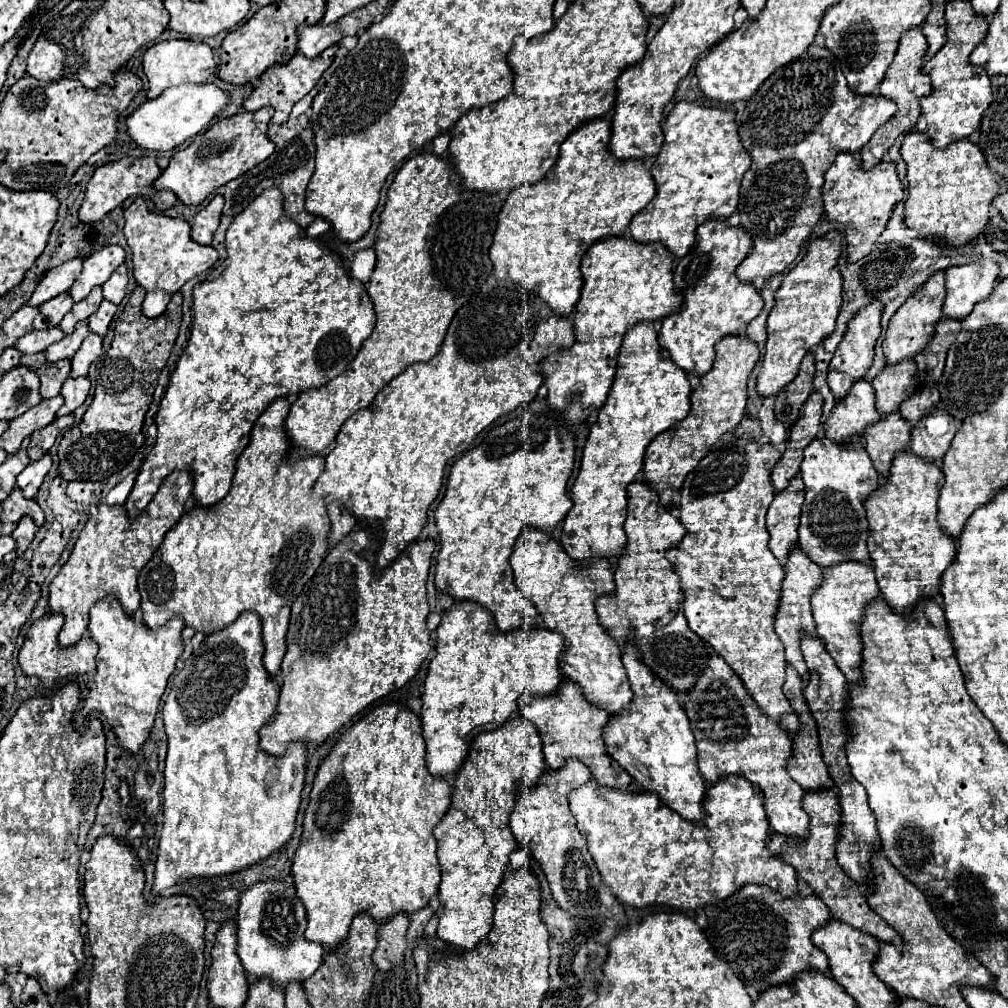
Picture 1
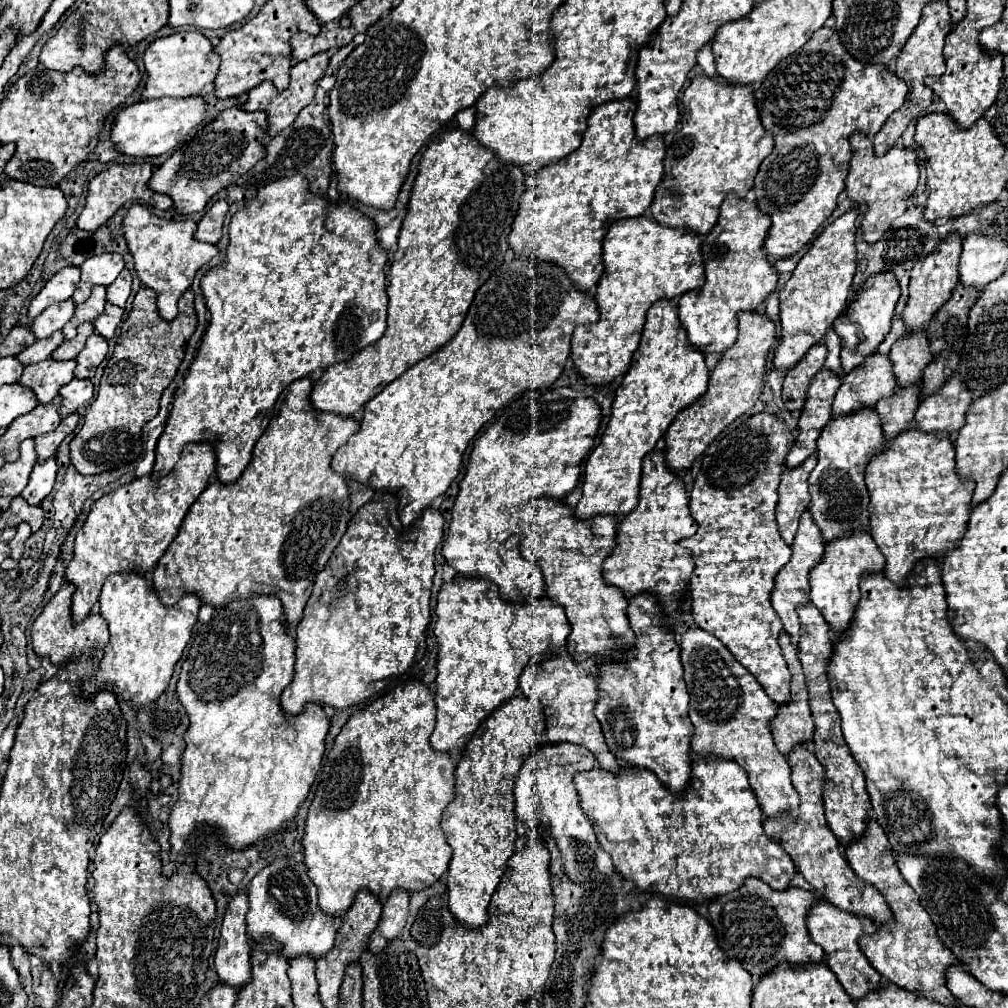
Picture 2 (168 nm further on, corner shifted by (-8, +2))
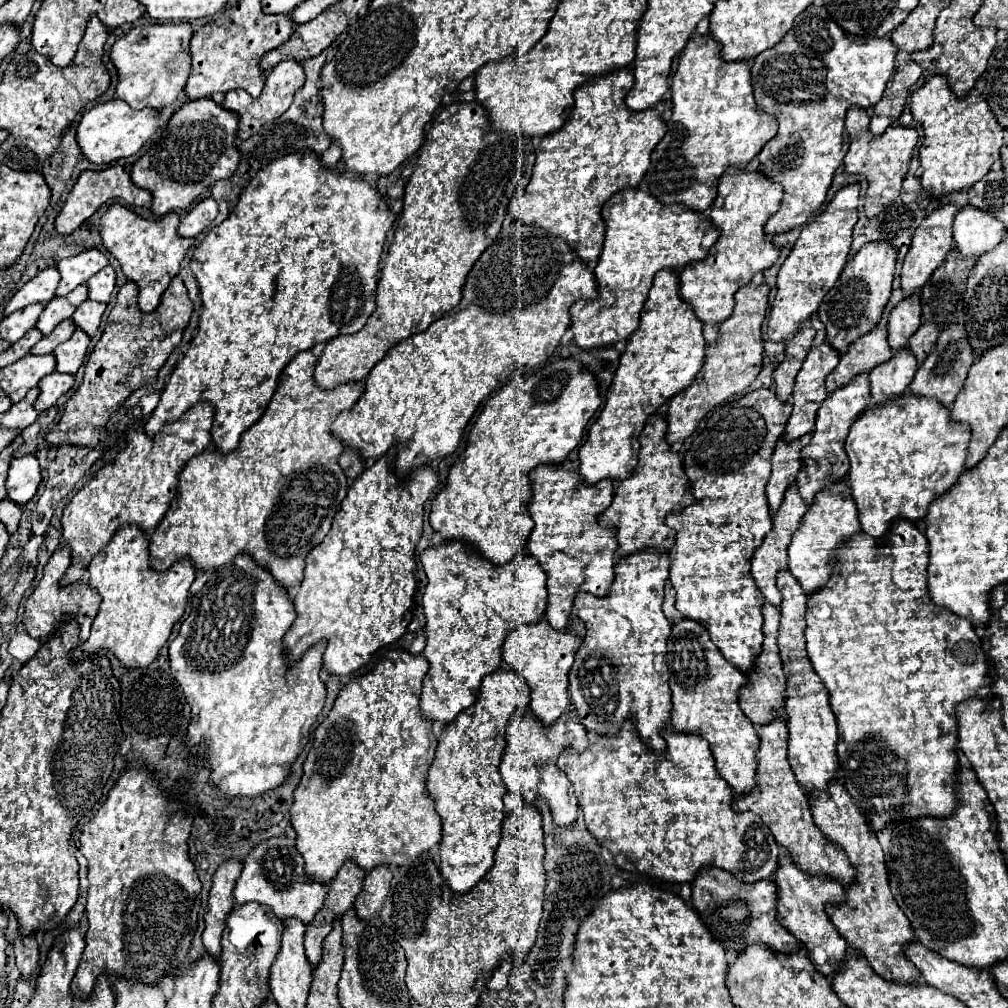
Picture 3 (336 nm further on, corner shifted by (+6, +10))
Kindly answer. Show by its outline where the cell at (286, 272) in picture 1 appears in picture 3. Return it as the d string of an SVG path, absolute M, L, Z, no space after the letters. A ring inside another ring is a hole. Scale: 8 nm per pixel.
M290 153L272 161L242 191L228 219L216 225L196 247L190 269L198 281L202 315L198 333L182 361L174 367L160 403L144 423L148 437L164 425L180 421L200 401L214 405L212 441L218 453L236 449L240 435L266 411L282 369L300 353L338 335L360 331L374 311L380 255L392 227L392 213L384 197L362 177L322 169L312 153Z

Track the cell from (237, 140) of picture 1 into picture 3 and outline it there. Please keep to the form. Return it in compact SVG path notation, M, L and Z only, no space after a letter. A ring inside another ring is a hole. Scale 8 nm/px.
M196 99L186 103L172 115L160 139L152 149L132 165L132 183L152 193L154 215L166 215L174 209L188 209L216 181L228 179L240 161L236 149L240 115L224 109L212 99Z

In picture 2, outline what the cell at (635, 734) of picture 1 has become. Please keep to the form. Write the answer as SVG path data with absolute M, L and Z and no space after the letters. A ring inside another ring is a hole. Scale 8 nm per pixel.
M642 593L642 597L632 597L628 619L636 637L632 645L622 649L624 661L598 661L600 695L594 715L618 761L654 771L666 789L678 793L690 779L690 739L694 733L688 719L688 689L682 679L680 647L674 633L666 629L662 607L654 605L654 597L646 597L646 593Z

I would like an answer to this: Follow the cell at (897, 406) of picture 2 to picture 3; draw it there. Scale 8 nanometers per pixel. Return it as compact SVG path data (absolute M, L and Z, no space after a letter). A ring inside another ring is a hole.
M908 349L894 353L890 361L870 371L870 395L874 405L884 405L908 391L908 385L918 369L916 357Z

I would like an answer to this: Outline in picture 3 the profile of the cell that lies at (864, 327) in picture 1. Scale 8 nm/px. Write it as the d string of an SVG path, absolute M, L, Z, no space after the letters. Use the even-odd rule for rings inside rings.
M884 243L864 245L864 249L860 249L860 253L856 253L856 257L852 257L846 263L836 285L828 291L828 297L824 297L818 309L818 317L826 325L828 343L840 355L848 349L852 341L870 333L878 325L882 309L890 299L894 263L896 263L896 249L892 249L892 245Z

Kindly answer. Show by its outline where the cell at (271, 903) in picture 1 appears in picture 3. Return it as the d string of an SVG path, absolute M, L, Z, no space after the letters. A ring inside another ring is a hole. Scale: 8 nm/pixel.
M276 837L262 841L252 849L252 853L244 859L244 869L240 879L234 885L234 899L236 905L244 905L250 901L262 903L272 909L272 913L280 919L300 919L304 925L312 923L316 913L324 907L328 887L322 887L314 883L306 873L304 873L304 861L300 853L294 847L294 841L288 837Z

